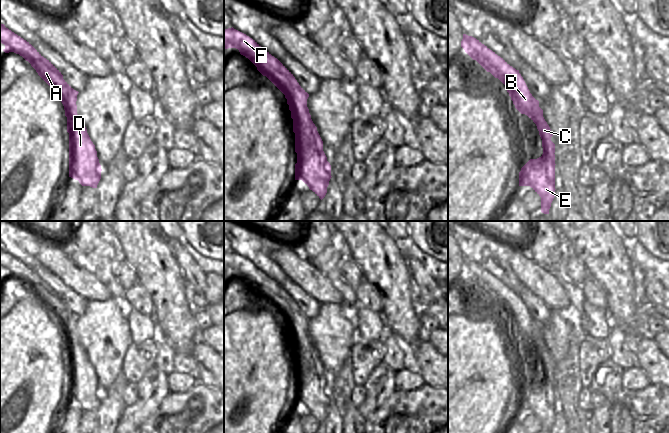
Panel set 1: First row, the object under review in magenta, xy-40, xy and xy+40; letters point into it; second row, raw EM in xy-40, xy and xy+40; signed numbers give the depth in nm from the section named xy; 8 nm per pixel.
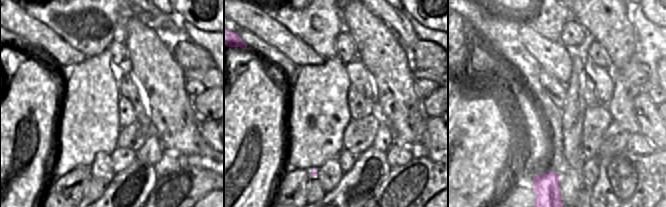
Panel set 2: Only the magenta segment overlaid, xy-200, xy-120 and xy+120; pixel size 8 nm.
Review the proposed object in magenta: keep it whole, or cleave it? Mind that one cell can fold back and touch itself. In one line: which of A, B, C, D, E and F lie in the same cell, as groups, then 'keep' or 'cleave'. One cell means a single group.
A B C D E F; keep

